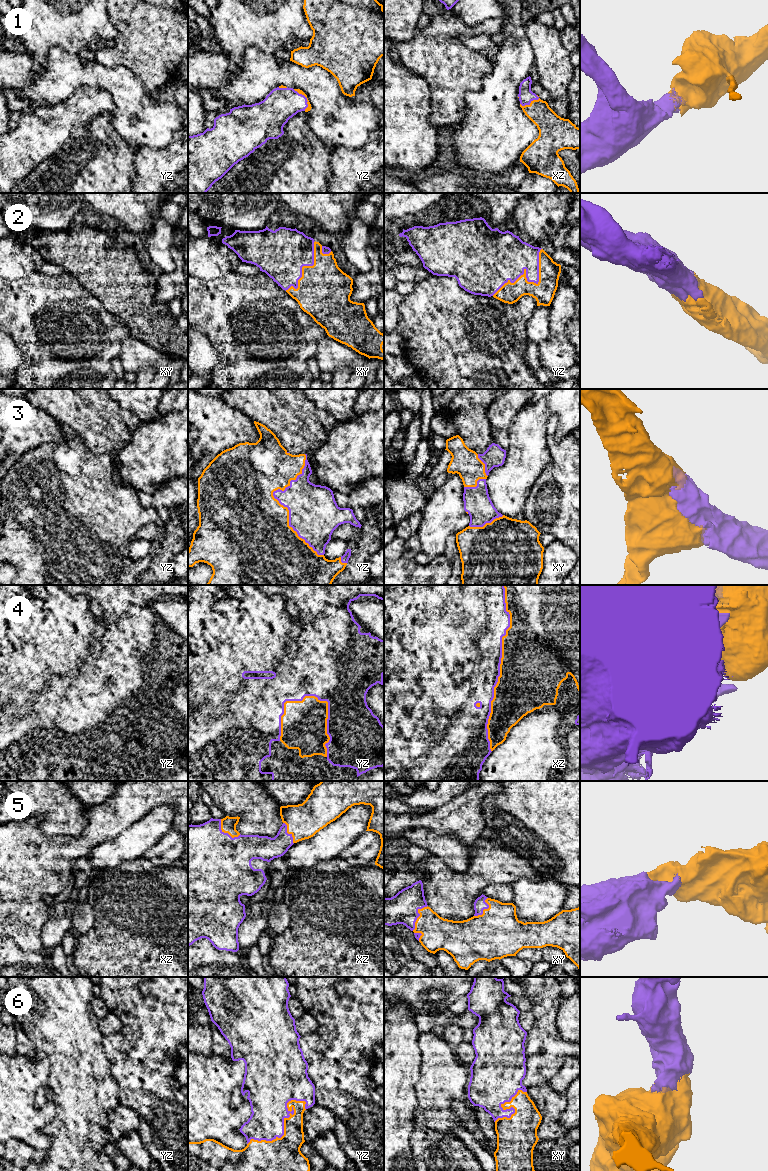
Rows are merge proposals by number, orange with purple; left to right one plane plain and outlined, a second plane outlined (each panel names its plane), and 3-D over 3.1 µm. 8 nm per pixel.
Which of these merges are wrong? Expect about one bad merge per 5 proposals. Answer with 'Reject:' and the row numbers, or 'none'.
Reject: 4

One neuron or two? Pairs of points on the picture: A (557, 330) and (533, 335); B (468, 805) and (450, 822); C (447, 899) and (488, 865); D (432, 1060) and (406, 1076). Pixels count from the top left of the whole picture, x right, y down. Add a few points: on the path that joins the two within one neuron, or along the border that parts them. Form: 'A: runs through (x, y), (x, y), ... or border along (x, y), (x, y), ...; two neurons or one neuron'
A: border along (550, 309), (549, 334), (538, 343); two neurons
B: runs through (464, 809), (454, 818); one neuron
C: runs through (457, 893), (478, 873); one neuron
D: border along (418, 1045), (420, 1078), (415, 1091); two neurons

